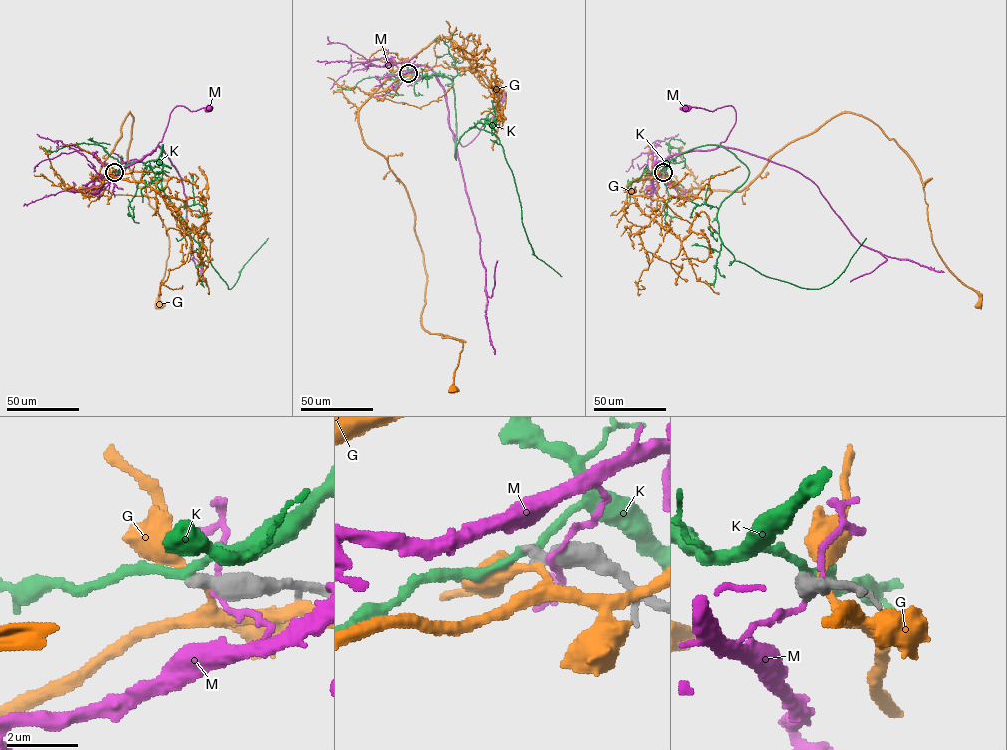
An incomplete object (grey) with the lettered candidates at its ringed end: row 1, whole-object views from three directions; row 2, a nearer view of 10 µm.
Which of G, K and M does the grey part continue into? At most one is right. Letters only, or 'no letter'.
no letter

